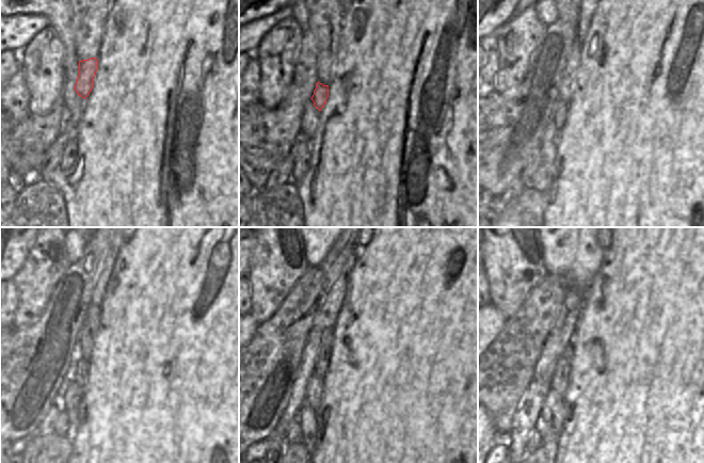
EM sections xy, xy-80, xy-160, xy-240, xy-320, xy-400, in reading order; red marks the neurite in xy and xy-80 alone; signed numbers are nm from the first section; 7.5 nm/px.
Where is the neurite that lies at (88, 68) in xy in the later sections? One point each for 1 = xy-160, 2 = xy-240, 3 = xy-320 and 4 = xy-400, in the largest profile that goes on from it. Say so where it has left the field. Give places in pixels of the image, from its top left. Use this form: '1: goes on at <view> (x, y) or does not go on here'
1: goes on at xy-160 (559, 111)
2: goes on at xy-240 (79, 367)
3: goes on at xy-320 (314, 393)
4: goes on at xy-400 (550, 419)

